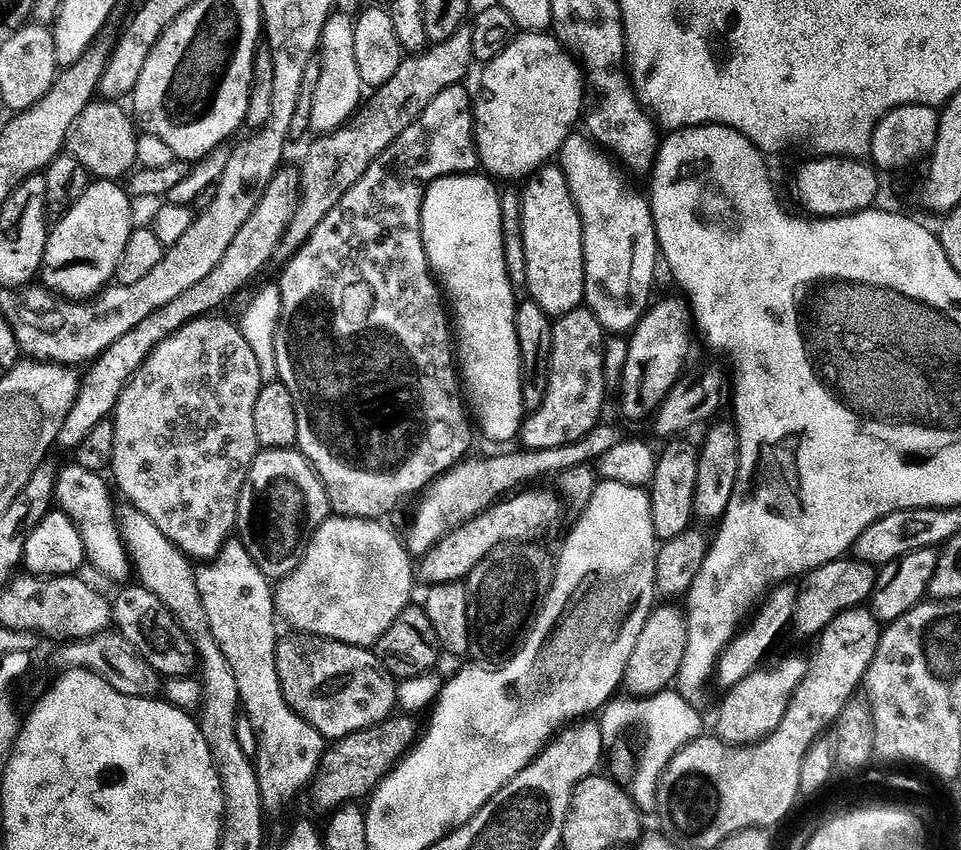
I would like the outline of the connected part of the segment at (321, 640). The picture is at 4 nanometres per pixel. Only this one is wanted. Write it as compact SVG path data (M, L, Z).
M302 631L292 635L296 636L281 635L276 641L276 669L280 685L289 706L306 722L310 722L310 726L320 731L325 741L341 740L352 731L362 730L366 725L379 724L393 715L397 707L394 684L376 659L375 651Z

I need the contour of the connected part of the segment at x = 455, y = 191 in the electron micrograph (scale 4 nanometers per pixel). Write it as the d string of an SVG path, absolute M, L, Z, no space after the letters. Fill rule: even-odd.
M444 174L444 204L436 204L430 208L430 220L426 224L426 232L421 232L424 249L428 255L428 267L432 269L432 275L442 285L443 295L450 305L451 315L454 317L454 352L458 357L458 372L462 377L462 388L466 393L466 404L476 415L476 424L480 427L480 432L488 440L513 440L517 439L520 431L524 412L524 382L525 371L520 365L520 347L518 346L518 336L516 334L516 310L518 299L512 291L514 285L508 277L508 267L504 257L504 219L502 218L502 206L500 205L501 193L496 192L496 188L491 184L493 181L487 175L481 174Z

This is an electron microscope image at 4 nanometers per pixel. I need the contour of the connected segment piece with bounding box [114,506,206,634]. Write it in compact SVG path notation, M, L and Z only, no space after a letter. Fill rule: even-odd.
M131 506L123 507L115 509L114 521L119 529L123 551L126 556L128 552L129 558L132 559L132 568L137 576L135 579L140 587L145 588L160 600L162 606L186 634L202 632L202 628L206 626L194 624L196 620L200 620L196 616L206 616L206 610L198 594L193 561L176 548L174 542L170 542L170 538L166 538L166 534L162 534L162 530L158 530L158 526L150 522L150 518L146 518L146 514L142 514L137 508Z

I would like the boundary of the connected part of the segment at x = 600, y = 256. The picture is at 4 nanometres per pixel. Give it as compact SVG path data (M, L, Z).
M584 134L569 136L559 150L558 167L564 171L572 200L580 211L584 304L596 315L605 333L631 333L650 307L649 302L632 296L640 296L640 288L654 288L652 267L656 260L658 264L656 227L649 197L628 184L625 169Z

